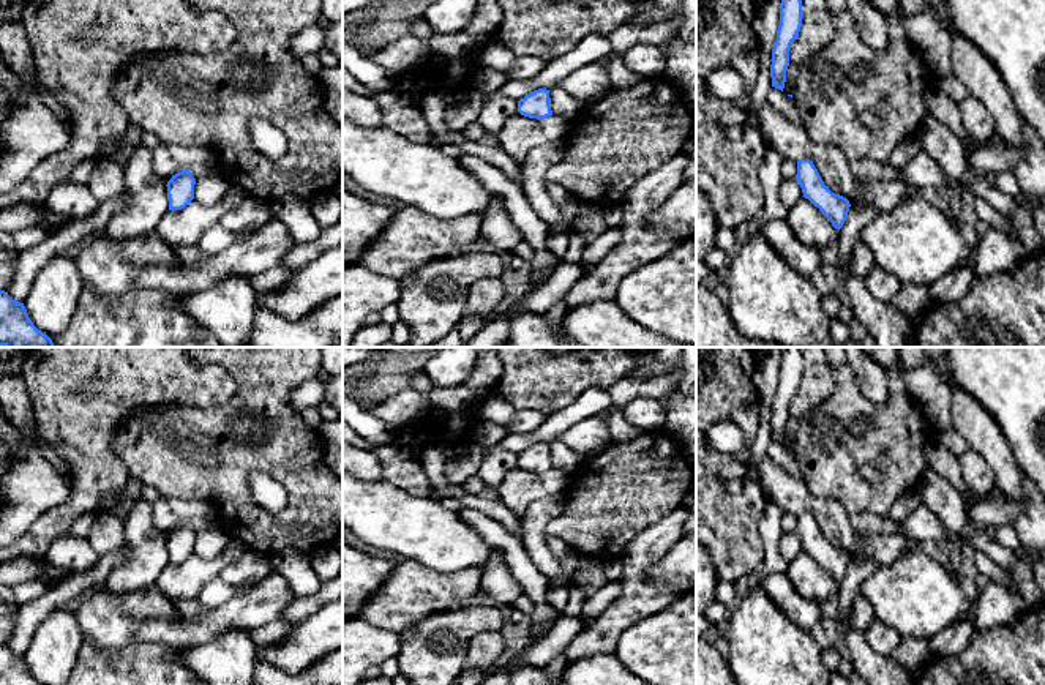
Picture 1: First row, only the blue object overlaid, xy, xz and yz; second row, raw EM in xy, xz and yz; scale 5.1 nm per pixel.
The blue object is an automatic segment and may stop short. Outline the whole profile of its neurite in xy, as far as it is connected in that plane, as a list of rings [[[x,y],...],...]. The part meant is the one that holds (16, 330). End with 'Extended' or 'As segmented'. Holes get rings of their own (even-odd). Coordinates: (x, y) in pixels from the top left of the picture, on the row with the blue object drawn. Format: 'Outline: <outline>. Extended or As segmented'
Outline: [[[0,290],[0,346],[54,347],[52,339],[30,320],[24,303]]]. As segmented

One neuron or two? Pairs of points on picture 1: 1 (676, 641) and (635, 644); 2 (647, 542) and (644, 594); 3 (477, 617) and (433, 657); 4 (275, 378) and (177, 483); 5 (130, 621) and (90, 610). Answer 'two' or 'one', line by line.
1: one
2: one
3: one
4: one
5: one

